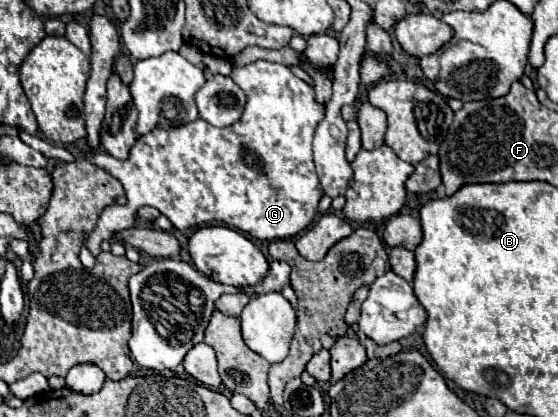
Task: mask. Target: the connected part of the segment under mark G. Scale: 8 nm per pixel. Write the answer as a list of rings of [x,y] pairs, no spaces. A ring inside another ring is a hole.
[[[255,61],[245,67],[233,67],[231,79],[245,91],[247,105],[243,117],[233,123],[231,127],[217,129],[211,123],[197,119],[185,125],[177,125],[171,129],[153,129],[147,135],[141,135],[137,143],[131,147],[127,159],[115,159],[105,151],[85,151],[85,157],[117,177],[127,193],[127,205],[107,207],[97,227],[85,239],[85,247],[97,257],[99,243],[109,239],[113,233],[133,227],[137,209],[143,205],[151,205],[159,209],[177,229],[201,227],[211,223],[225,223],[231,229],[239,229],[253,239],[273,241],[273,239],[287,239],[301,233],[315,217],[317,203],[323,195],[319,177],[315,173],[313,163],[313,133],[319,121],[325,115],[325,105],[315,103],[315,91],[309,83],[295,77],[285,65],[269,63],[269,61]]]

